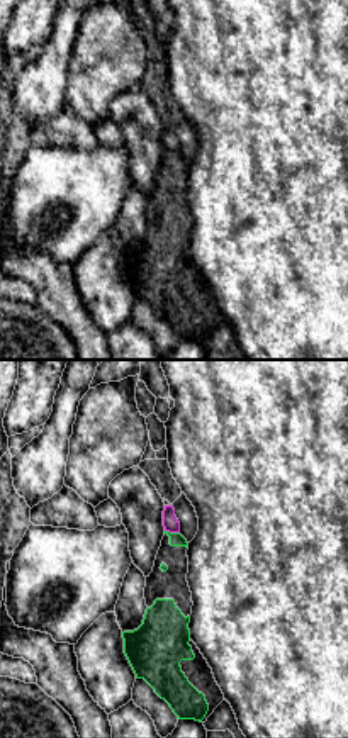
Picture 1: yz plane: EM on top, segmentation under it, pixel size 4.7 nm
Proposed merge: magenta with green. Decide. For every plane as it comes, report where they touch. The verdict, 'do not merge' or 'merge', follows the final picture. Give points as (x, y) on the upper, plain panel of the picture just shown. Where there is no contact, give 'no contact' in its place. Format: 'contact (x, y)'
contact (172, 151)

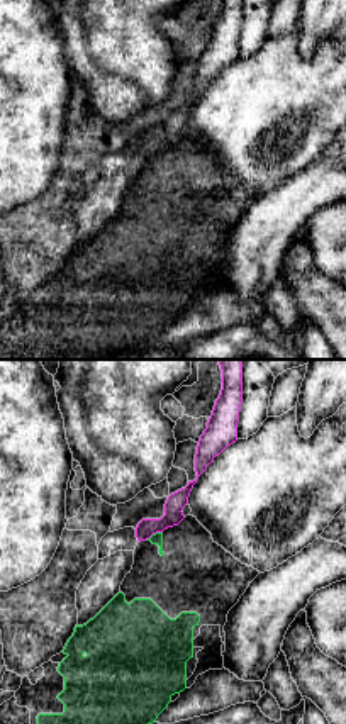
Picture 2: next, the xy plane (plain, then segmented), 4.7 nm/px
contact (155, 153)

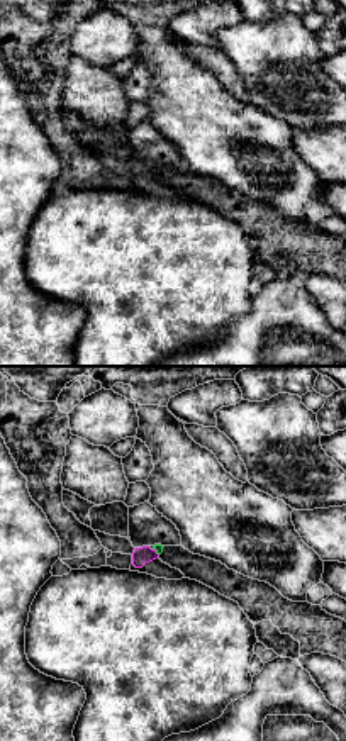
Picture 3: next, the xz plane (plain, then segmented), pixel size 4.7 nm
contact (155, 172)

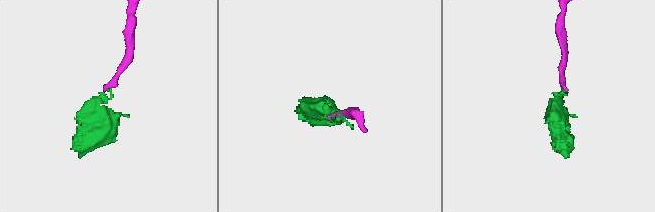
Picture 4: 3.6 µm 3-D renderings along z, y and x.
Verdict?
do not merge

